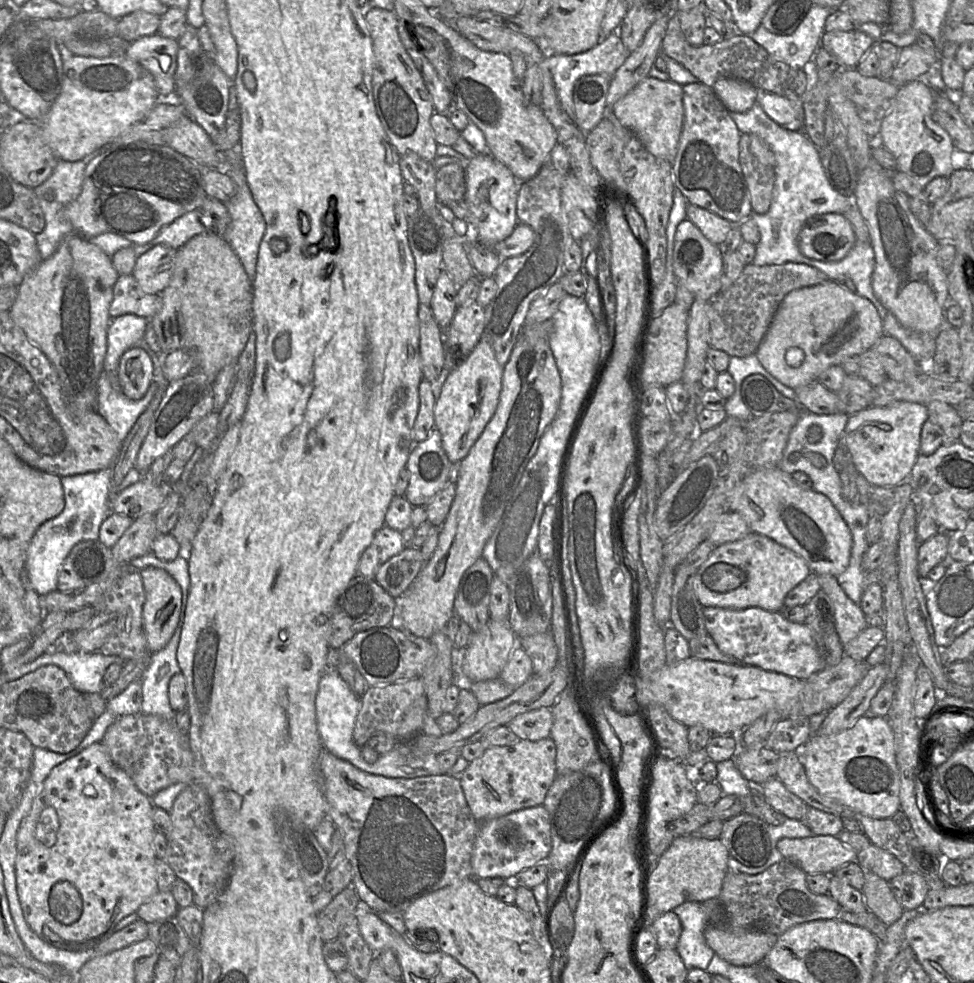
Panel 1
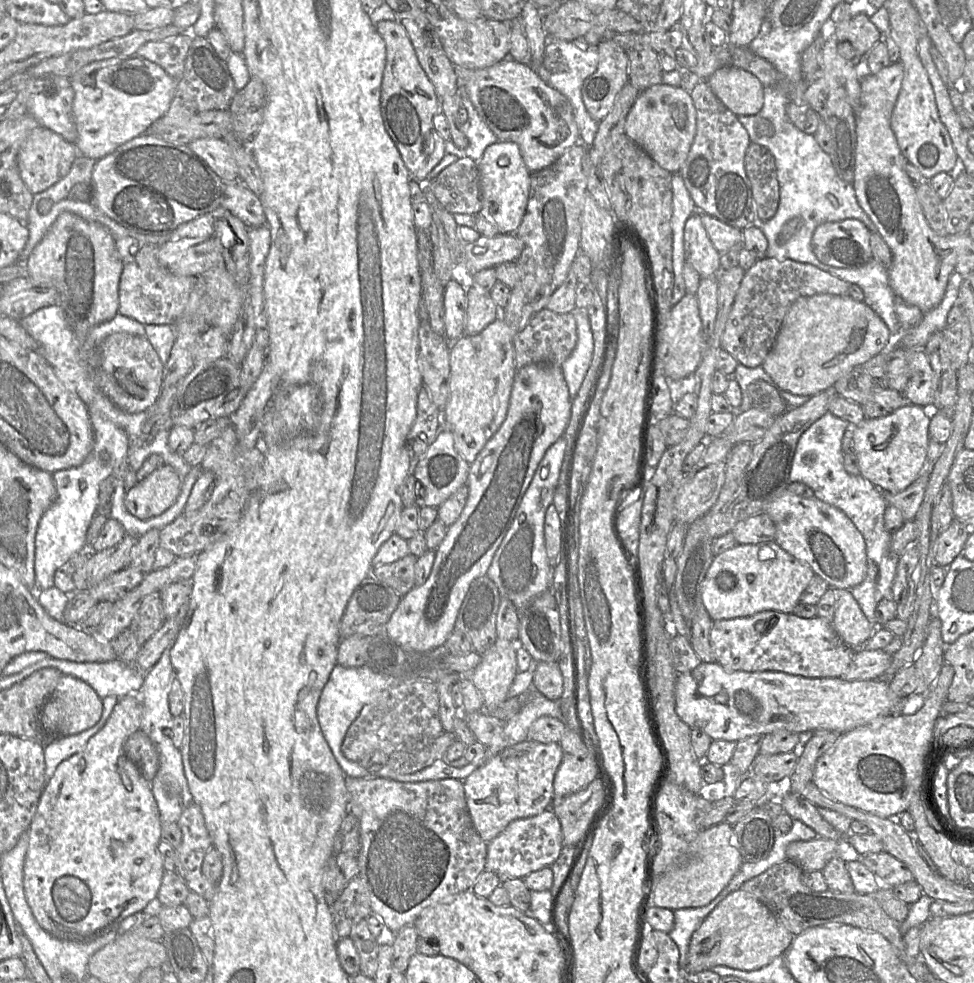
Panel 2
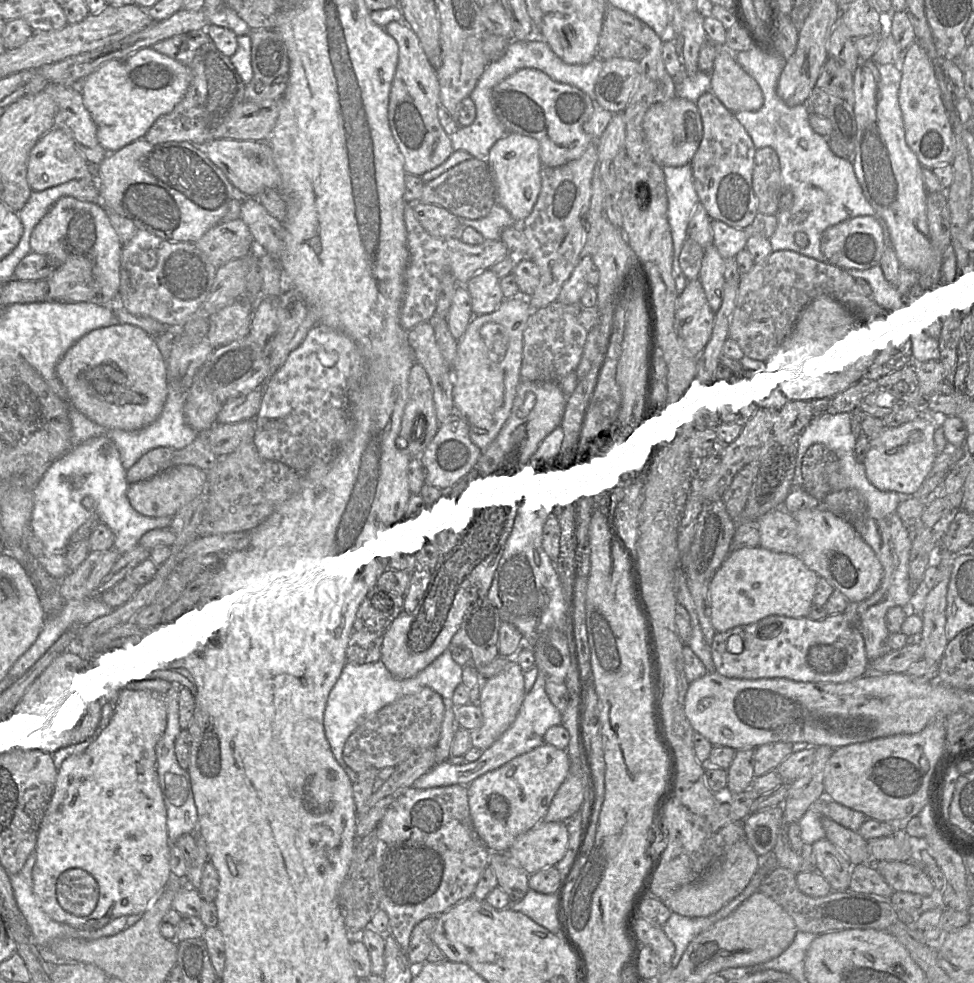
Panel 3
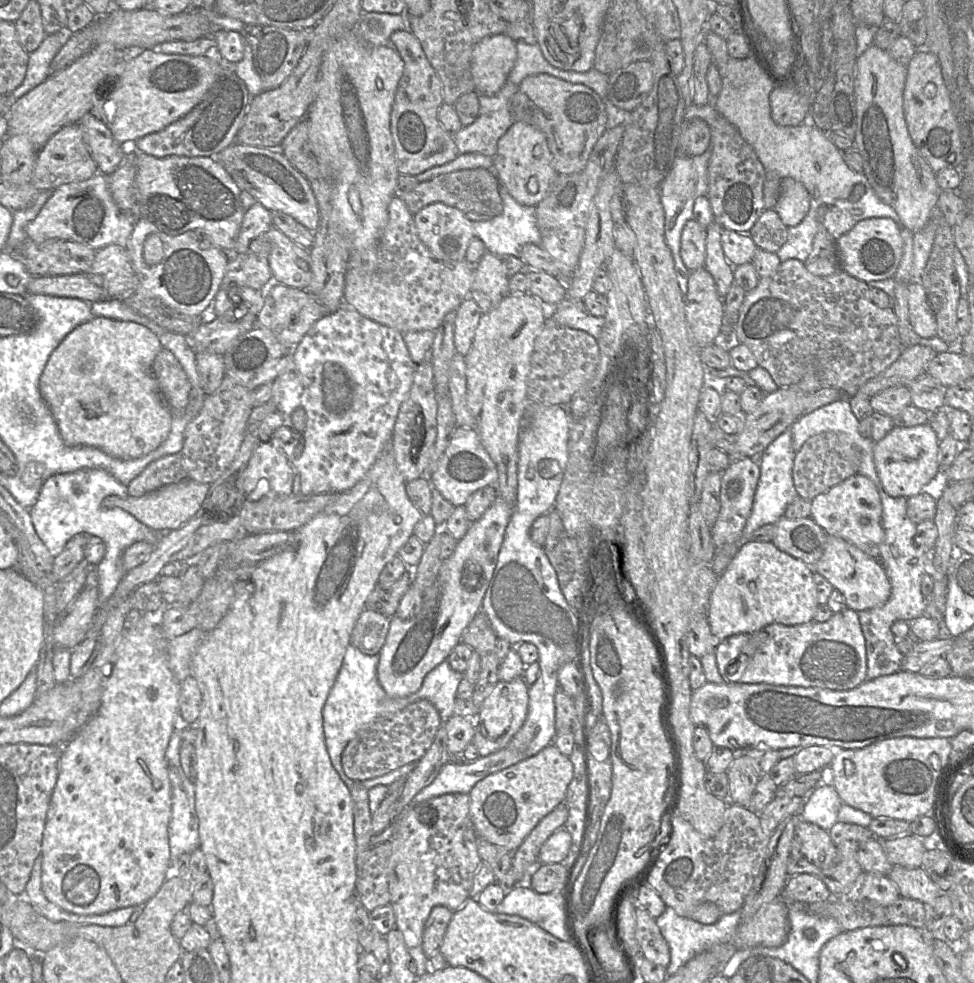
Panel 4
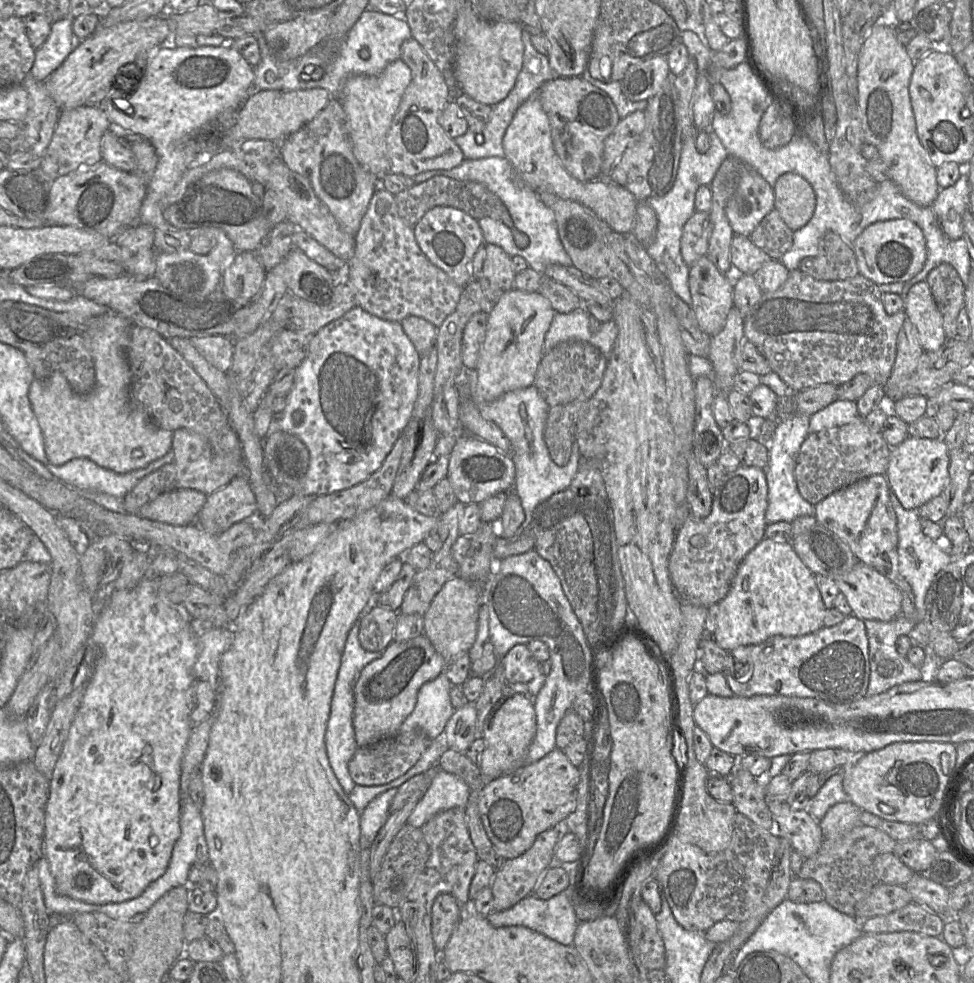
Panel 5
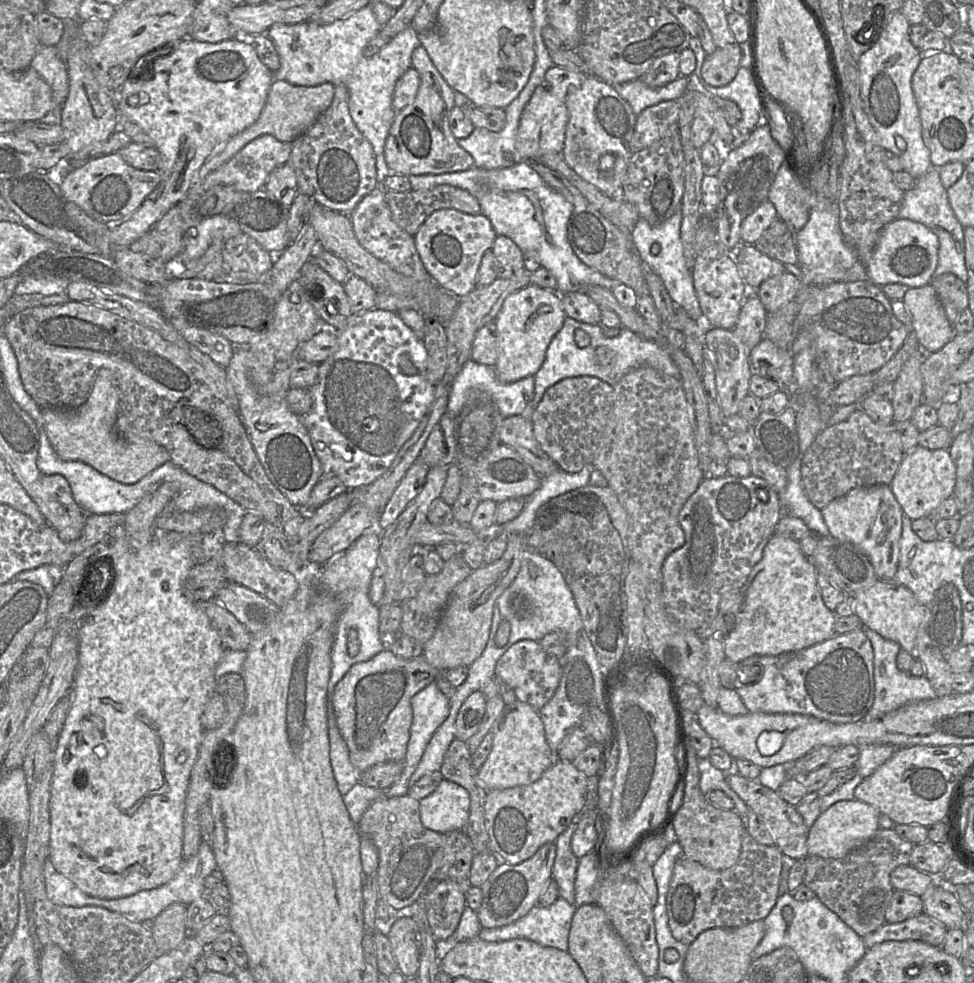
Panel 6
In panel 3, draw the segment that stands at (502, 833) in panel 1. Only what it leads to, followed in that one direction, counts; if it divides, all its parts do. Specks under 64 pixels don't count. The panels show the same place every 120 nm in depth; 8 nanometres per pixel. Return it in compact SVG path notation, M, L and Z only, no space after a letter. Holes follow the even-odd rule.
M541 821L537 826L518 837L507 852L532 875L560 862L569 841L566 822Z

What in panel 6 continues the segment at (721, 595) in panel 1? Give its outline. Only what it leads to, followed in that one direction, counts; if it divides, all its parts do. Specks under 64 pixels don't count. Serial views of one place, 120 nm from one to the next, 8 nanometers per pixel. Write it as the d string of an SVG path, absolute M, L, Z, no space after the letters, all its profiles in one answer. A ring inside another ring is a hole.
M774 534L766 544L761 559L752 568L740 589L741 603L735 617L734 628L724 640L725 658L738 663L753 655L780 655L798 651L828 640L835 635L836 615L823 602L817 584L817 570L804 555L799 541Z

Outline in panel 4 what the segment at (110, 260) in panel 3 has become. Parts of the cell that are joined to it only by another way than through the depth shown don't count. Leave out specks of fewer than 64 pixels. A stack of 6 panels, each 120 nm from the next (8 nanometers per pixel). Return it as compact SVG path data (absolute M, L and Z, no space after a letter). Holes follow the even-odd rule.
M98 172L93 177L61 185L51 195L35 219L26 227L27 236L37 244L64 240L83 244L95 250L109 245L126 247L135 220L122 212L112 198L106 175Z

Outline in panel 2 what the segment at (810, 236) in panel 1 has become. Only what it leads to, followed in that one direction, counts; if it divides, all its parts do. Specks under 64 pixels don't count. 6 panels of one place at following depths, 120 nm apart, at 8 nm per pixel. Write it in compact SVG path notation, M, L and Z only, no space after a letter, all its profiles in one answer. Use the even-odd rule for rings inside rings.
M846 219L820 224L814 230L811 246L826 265L857 268L873 259L869 229L860 221Z

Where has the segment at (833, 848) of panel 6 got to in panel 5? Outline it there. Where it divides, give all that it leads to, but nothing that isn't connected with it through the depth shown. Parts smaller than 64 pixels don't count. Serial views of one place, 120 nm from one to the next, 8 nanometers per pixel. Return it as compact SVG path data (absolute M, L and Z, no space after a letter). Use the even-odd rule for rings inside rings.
M849 800L830 807L824 817L818 821L824 839L838 838L857 825L861 825L861 811Z

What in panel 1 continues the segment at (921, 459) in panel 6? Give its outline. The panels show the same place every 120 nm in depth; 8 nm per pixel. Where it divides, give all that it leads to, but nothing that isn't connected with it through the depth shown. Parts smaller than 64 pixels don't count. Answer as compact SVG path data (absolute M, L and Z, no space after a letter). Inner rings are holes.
M898 402L891 405L870 406L848 416L843 444L848 448L853 464L866 480L876 486L894 486L907 482L920 455L923 424L929 419L927 405Z

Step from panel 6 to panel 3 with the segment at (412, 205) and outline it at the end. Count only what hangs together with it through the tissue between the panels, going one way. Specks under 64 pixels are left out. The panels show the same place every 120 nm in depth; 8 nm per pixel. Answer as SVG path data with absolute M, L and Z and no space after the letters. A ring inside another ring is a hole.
M463 161L424 184L418 202L442 207L459 218L480 219L489 214L496 202L496 187L487 161Z

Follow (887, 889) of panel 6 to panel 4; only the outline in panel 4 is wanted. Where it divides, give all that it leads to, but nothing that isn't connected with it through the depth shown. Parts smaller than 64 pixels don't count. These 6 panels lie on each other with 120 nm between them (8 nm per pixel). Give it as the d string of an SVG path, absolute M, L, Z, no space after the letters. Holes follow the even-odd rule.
M837 821L831 827L831 829L828 831L828 834L837 850L837 856L833 860L830 867L821 868L809 862L805 857L802 857L799 860L794 860L789 856L787 861L787 874L788 877L802 873L815 875L825 883L831 893L831 897L844 897L858 876L863 872L857 860L857 851L860 844L864 841L874 838L875 836L868 829L868 827L863 827L857 824L843 823L839 821Z

